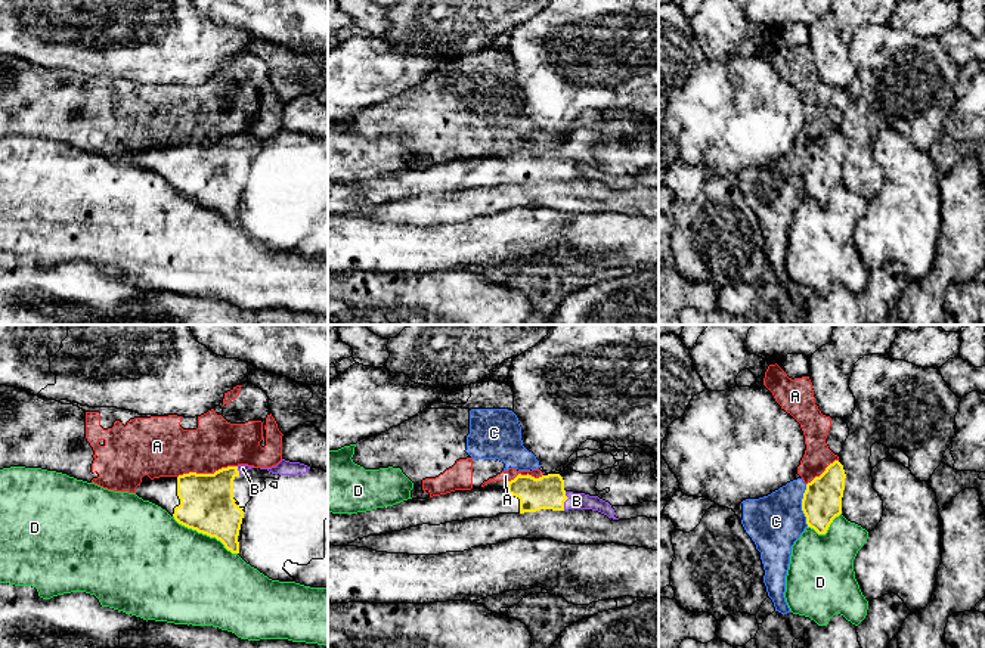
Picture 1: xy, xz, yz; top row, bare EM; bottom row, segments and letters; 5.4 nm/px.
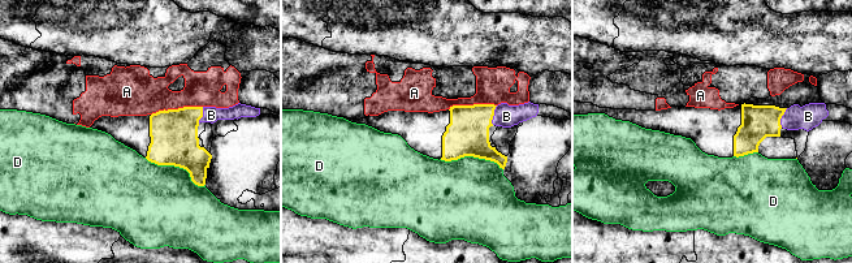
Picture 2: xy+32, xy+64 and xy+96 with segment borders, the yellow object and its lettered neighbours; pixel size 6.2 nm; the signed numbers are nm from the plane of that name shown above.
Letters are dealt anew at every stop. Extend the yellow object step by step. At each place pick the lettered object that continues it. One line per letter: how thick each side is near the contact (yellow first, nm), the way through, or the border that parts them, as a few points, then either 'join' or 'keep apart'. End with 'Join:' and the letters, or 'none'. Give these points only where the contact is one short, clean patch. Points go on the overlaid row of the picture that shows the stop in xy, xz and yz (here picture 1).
A: calibres 300 and 280 nm; border xy (237, 465), (228, 465), (213, 473), (183, 473), (177, 477); keep apart
B: calibres 190 and 100 nm; way xz (547, 492), (564, 501), (576, 501); join
C: calibres 220 and 300 nm; border yz (805, 484), (802, 512), (808, 526); keep apart
D: calibres 300 and 500 nm; keep apart
Join: B

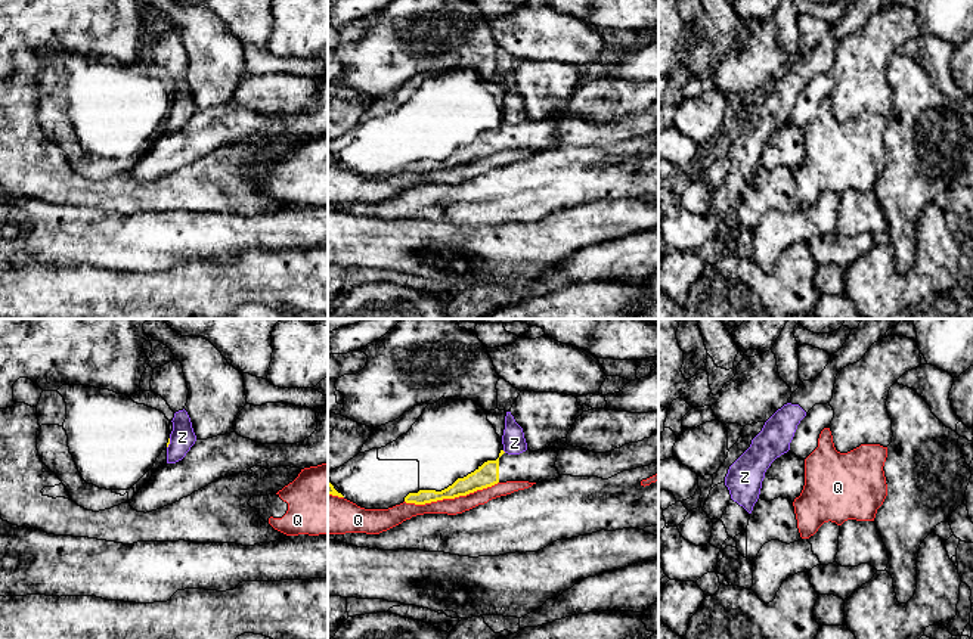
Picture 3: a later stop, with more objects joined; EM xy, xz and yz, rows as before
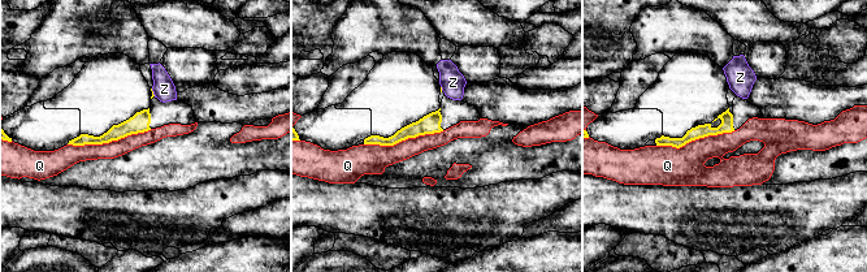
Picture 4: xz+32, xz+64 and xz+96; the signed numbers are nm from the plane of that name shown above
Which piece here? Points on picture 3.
Q: calibres 120 and 90 nm; keep apart
Z: calibres 20 and 140 nm; border xy (170, 439), (167, 447); keep apart
Join: none

